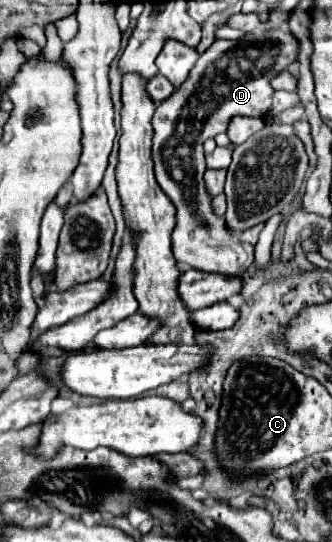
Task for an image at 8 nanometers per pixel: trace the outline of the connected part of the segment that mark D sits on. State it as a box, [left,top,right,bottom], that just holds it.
[153,30,297,276]

